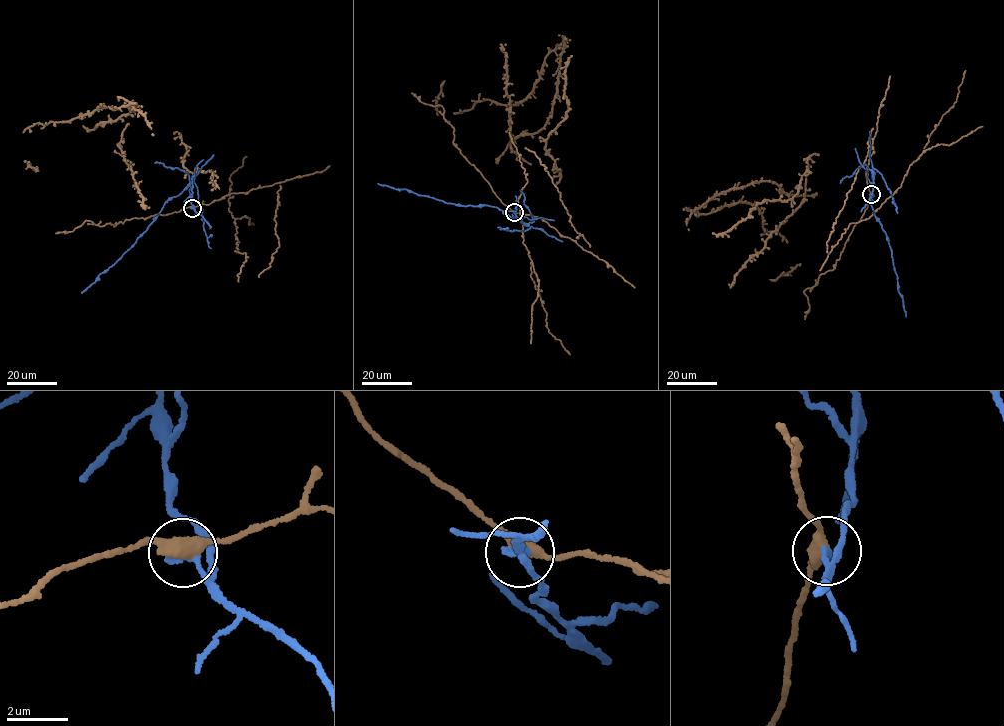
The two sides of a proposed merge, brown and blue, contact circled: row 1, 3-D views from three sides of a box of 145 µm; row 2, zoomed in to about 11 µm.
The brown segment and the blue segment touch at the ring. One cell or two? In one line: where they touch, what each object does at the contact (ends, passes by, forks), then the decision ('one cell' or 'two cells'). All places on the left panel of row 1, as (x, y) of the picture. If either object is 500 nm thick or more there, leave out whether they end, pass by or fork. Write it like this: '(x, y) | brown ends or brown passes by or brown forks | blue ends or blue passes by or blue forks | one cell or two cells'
(192, 208) | brown passes by | blue ends | two cells

